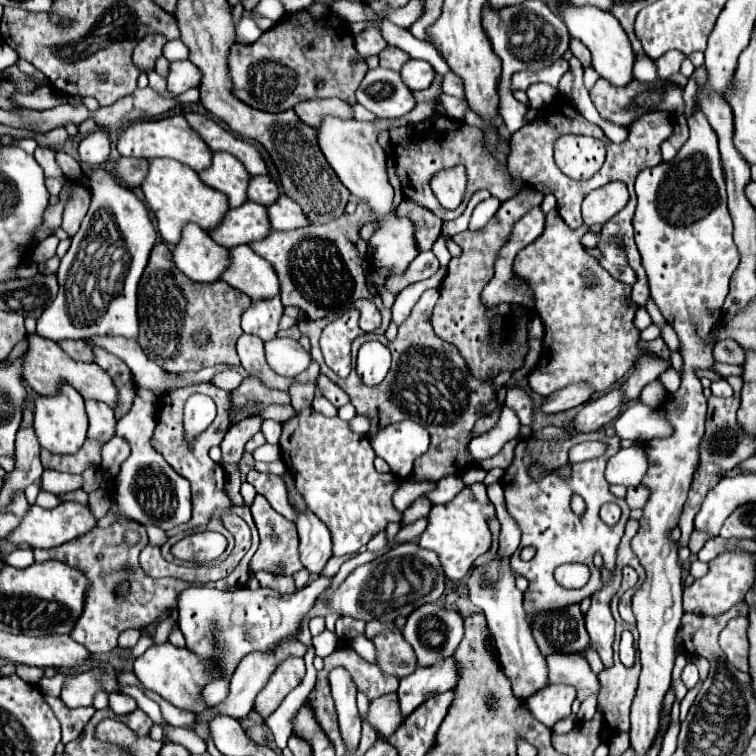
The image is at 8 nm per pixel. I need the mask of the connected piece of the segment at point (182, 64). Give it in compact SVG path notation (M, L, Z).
M179 60L179 62L169 62L169 72L167 72L167 88L173 94L183 94L191 86L199 86L201 72L189 62L189 60Z

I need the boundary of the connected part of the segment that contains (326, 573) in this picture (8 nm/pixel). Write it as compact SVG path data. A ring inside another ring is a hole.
M333 556L327 564L325 564L325 568L323 568L323 572L321 572L321 576L323 578L331 578L331 576L335 576L337 574L337 570L339 570L339 566L345 562L347 558L343 556L343 558L337 558L337 556Z

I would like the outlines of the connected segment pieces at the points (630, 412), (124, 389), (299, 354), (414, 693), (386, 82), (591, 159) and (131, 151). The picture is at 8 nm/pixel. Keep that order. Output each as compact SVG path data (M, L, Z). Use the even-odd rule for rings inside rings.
M631 402L623 410L623 414L613 422L613 430L619 438L631 438L633 442L645 442L671 434L671 426L665 422L661 410L639 402Z
M93 348L93 362L97 366L101 366L111 376L111 380L115 382L115 386L119 390L119 400L115 406L115 418L121 420L121 416L125 416L129 412L129 408L133 406L133 398L137 392L135 382L131 378L131 370L127 368L127 364L121 358L109 354L103 348Z
M273 338L265 342L265 358L273 372L289 378L295 378L311 362L309 352L305 352L299 342L289 338Z
M453 658L433 666L433 668L417 668L411 676L401 678L397 696L401 718L407 718L417 706L429 700L435 694L447 692L457 684L457 664Z
M385 68L369 70L355 96L361 106L371 110L379 118L401 118L415 106L415 98L411 90L401 82L399 72ZM383 86L391 86L391 92L385 94Z
M565 134L555 142L555 162L569 178L585 180L603 166L605 146L591 136Z
M181 114L167 116L167 118L161 118L161 120L133 122L129 128L125 128L119 134L117 150L119 150L121 156L135 156L135 158L155 158L155 156L159 156L159 158L173 158L173 160L179 160L179 162L187 164L195 172L207 168L209 162L211 162L211 150L209 150L209 146L199 138L199 134L195 130L189 128L189 124L185 122L185 118Z

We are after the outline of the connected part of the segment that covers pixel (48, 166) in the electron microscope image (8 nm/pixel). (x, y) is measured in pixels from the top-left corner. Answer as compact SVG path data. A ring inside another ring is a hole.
M37 148L35 150L35 160L39 162L39 166L45 170L45 176L53 176L53 178L61 178L63 182L67 182L67 178L63 176L61 168L55 162L55 152L47 150L47 148Z

